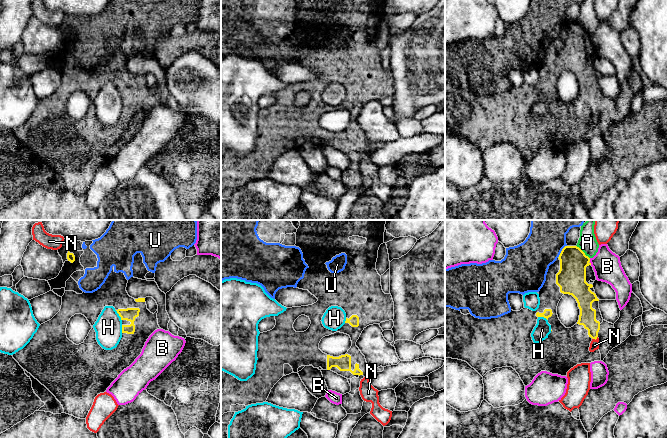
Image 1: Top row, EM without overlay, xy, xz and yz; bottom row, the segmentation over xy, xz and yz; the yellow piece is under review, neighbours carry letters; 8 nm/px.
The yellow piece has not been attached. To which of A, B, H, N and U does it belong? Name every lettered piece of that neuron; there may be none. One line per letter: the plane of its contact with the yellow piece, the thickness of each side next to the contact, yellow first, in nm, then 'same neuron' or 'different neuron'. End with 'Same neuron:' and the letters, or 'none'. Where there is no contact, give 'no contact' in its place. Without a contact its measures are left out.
A: contact in yz; calibres 240 and 150 nm; different neuron
B: contact in yz; calibres 240 and 220 nm; different neuron
H: contact in xy; calibres 110 and 220 nm; different neuron
N: contact in yz; calibres 140 and 80 nm; different neuron
U: contact in yz; calibres 240 and 300 nm; different neuron
Same neuron: none

